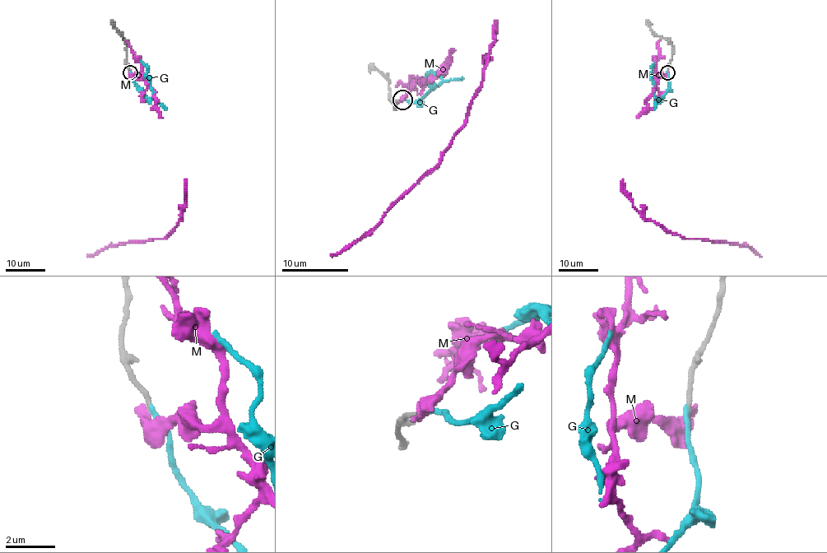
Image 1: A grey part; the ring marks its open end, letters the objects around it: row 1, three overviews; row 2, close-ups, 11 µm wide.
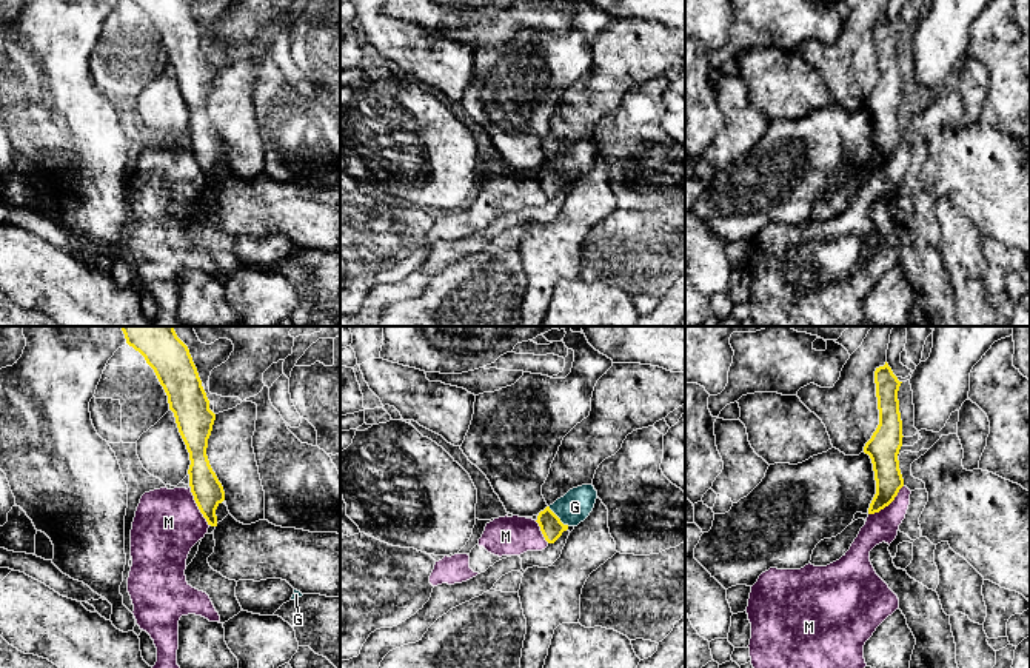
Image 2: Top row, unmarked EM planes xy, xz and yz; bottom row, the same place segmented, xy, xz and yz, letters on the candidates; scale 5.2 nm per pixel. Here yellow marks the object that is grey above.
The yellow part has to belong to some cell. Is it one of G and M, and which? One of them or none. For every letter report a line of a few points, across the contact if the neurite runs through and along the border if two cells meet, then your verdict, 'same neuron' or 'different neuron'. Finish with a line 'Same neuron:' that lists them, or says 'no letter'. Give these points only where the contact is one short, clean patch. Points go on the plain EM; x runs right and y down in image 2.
G: xz (551, 182), (558, 173), (575, 162) | same neuron
M: yz (902, 140), (887, 160), (869, 170) | different neuron
Same neuron: G

